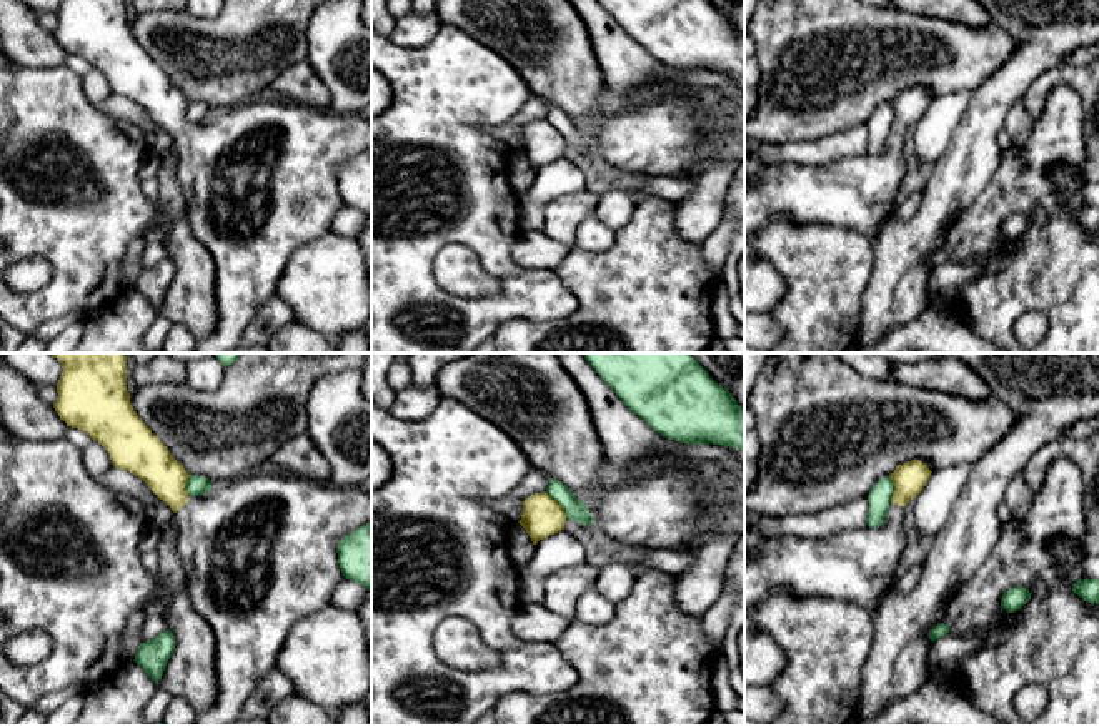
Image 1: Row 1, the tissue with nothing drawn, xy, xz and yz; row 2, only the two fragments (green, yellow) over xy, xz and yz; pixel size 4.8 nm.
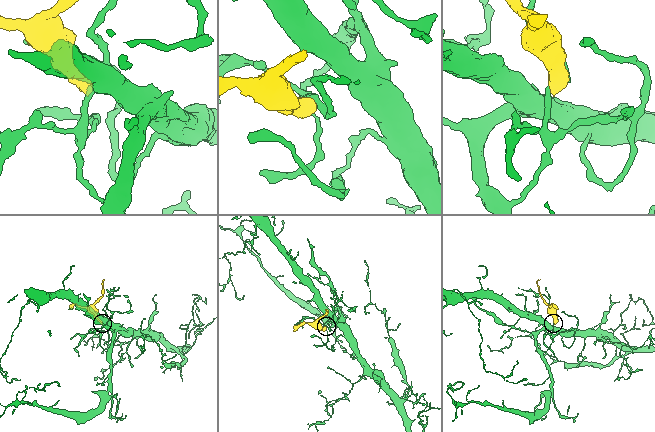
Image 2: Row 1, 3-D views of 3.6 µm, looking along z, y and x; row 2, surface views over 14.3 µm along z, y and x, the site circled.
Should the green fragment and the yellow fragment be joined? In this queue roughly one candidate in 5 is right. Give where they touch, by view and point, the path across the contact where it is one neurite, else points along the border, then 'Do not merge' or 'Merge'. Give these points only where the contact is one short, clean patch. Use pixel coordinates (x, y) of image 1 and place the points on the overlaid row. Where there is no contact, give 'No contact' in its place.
Touches green at xz (558, 502). Boundary: xz (545, 492), (563, 508), (566, 517). Do not merge

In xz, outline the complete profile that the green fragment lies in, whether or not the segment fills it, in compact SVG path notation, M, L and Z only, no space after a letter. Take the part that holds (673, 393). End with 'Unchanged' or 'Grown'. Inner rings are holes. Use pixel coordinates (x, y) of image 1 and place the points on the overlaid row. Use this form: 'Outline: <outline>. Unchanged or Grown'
Outline: M583 353L623 403L654 431L688 445L721 445L744 451L744 408L691 353Z. Unchanged

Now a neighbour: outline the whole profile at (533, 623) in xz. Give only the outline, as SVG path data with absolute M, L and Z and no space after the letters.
M521 603L511 621L511 633L526 643L554 643L571 621L551 613L543 604Z

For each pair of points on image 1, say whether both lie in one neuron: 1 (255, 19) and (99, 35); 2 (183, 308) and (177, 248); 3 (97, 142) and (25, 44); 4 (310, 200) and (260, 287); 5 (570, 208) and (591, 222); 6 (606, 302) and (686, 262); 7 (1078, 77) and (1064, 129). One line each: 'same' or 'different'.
1: different
2: same
3: different
4: same
5: different
6: same
7: different

